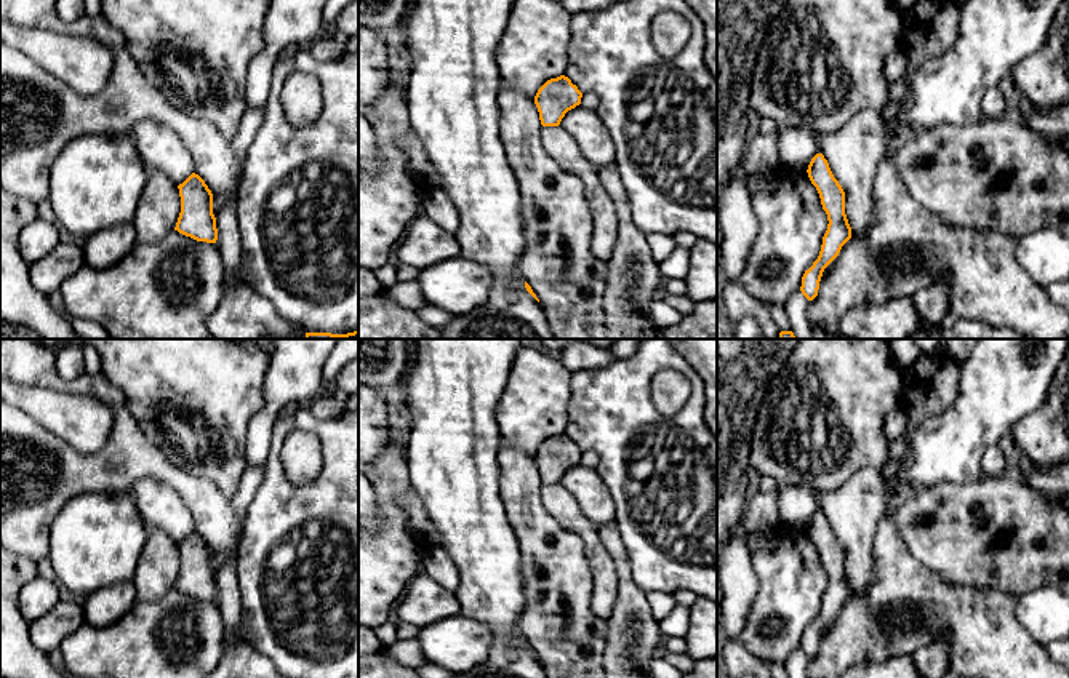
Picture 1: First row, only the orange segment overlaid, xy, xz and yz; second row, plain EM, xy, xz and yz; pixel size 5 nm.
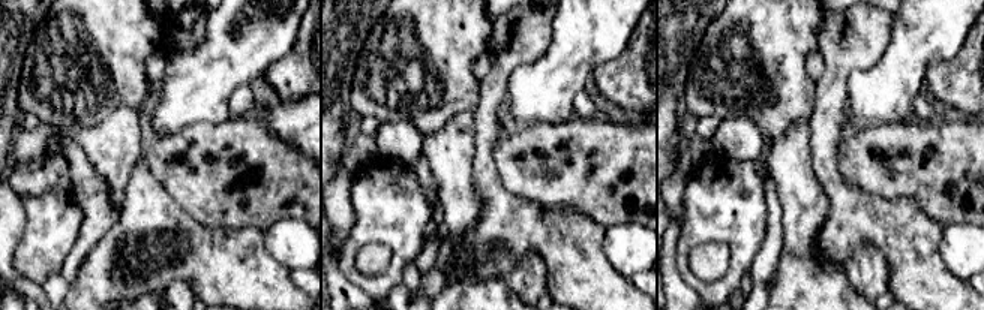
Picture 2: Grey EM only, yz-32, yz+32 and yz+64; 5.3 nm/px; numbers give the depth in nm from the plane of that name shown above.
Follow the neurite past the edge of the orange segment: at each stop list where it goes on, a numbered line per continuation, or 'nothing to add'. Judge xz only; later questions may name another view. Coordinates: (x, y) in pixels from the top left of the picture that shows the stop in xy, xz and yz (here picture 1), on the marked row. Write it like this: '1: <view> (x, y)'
nothing to add

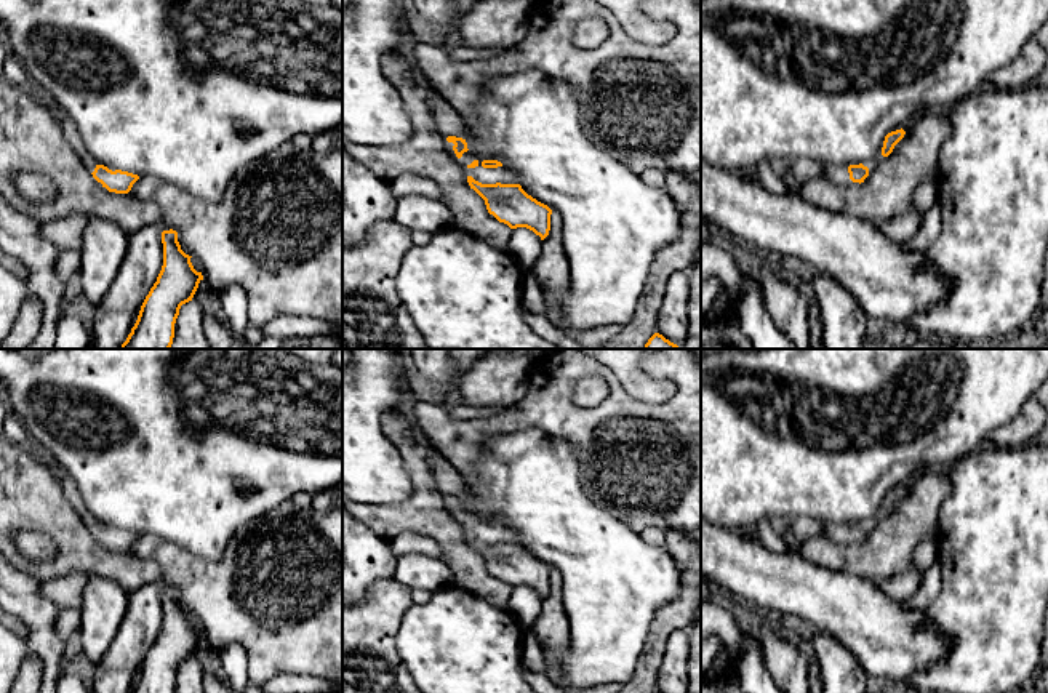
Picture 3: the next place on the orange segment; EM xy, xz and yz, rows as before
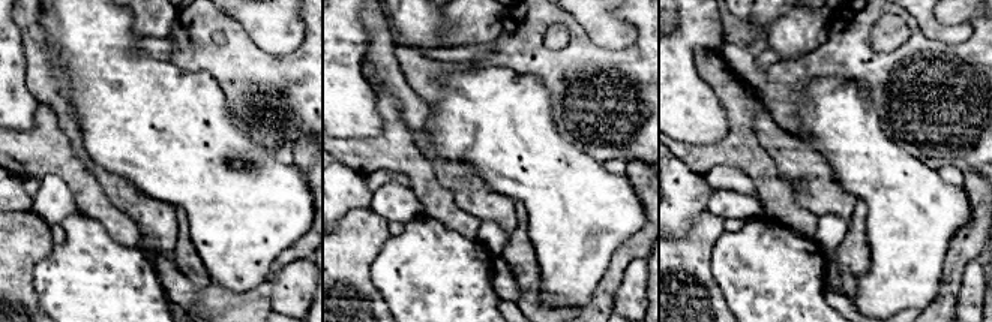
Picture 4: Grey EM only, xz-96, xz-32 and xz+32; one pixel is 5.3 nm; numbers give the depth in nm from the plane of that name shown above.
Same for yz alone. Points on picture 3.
1: yz (837, 173)

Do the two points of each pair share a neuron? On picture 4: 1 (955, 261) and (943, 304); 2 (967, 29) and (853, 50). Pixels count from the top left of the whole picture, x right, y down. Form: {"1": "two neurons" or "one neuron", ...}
{"1": "one neuron", "2": "two neurons"}

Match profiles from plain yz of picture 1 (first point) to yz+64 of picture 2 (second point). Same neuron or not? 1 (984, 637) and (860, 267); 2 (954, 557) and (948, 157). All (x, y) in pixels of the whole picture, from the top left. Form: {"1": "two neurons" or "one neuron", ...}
{"1": "two neurons", "2": "one neuron"}

